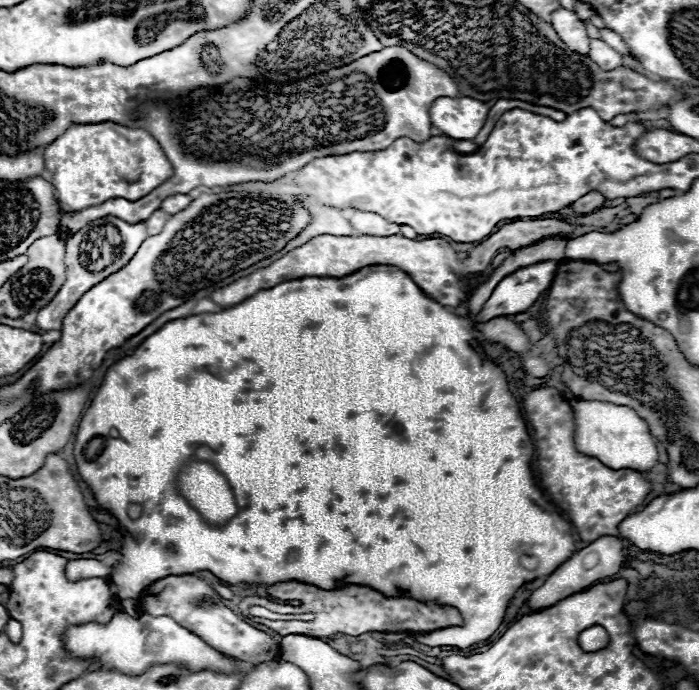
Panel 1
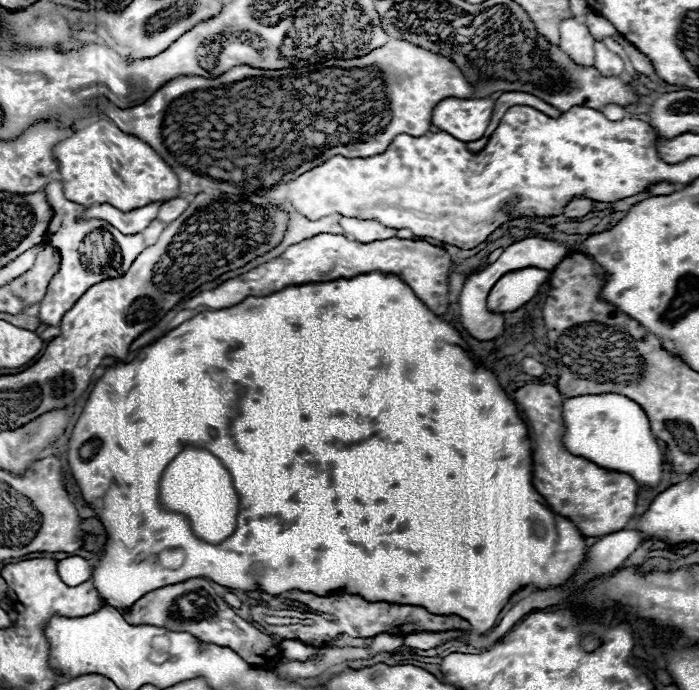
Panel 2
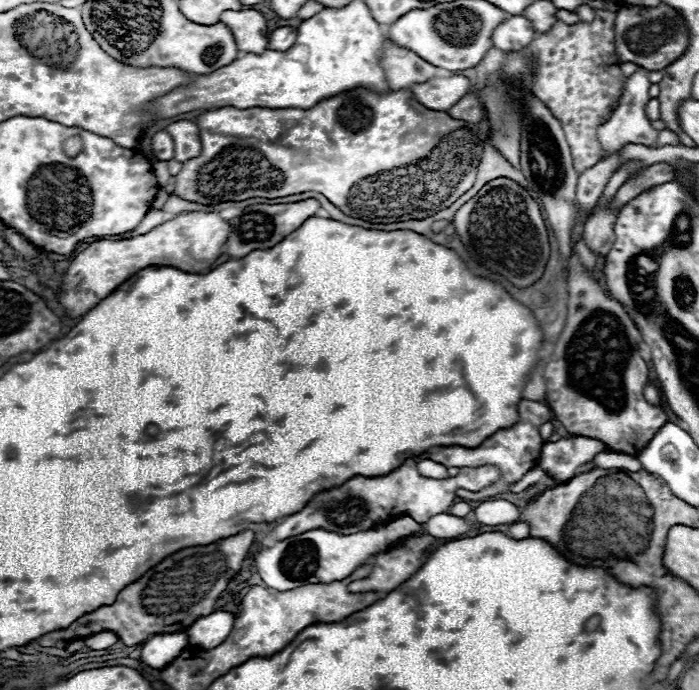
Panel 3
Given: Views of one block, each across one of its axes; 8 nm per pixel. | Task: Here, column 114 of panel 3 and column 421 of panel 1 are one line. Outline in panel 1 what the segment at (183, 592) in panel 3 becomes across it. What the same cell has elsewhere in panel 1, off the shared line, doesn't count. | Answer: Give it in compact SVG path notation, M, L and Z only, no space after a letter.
M286 580L278 582L266 588L270 596L274 598L286 598L286 600L300 600L304 604L318 604L324 606L324 610L318 612L318 616L312 622L304 620L290 620L290 622L274 622L274 620L262 620L264 626L272 628L280 636L288 634L306 634L314 638L322 636L332 636L336 632L358 636L364 632L410 632L410 634L426 634L434 632L440 628L450 628L450 626L462 626L462 616L456 608L452 606L440 606L436 602L418 602L410 596L398 596L398 598L388 598L382 592L362 586L362 584L344 584L334 590L322 590L312 584L304 584L298 580Z

